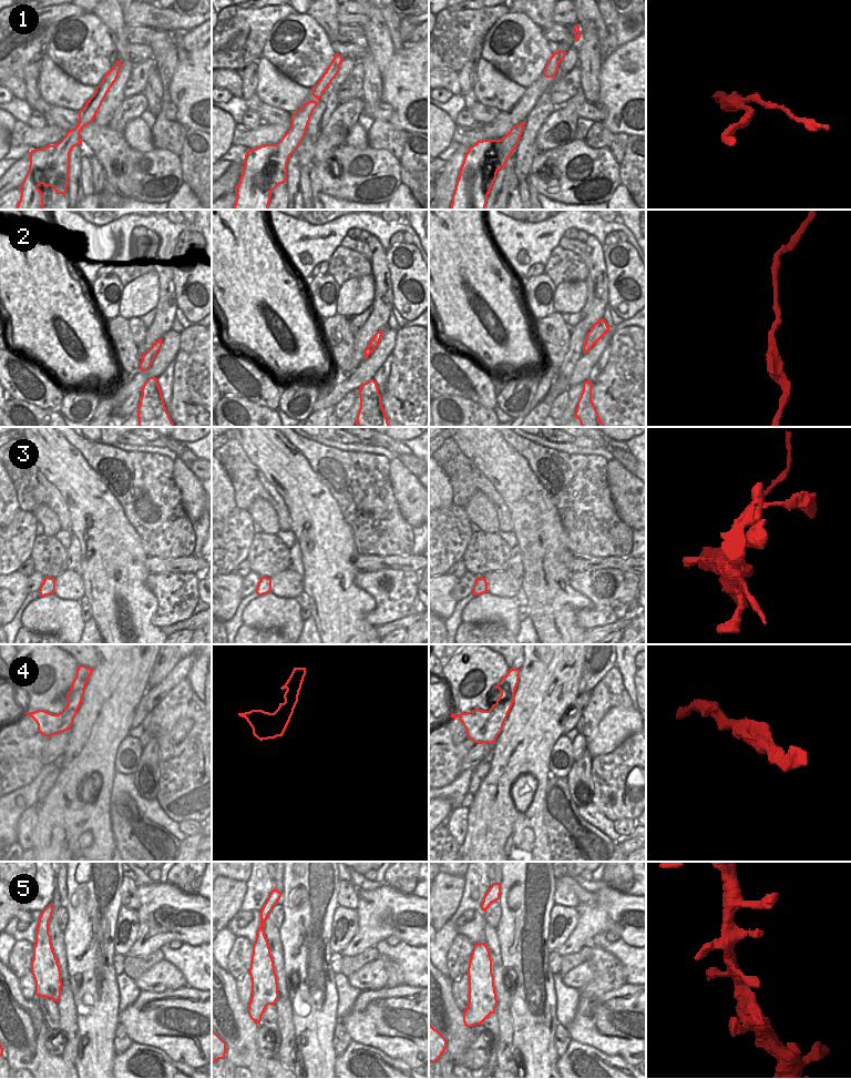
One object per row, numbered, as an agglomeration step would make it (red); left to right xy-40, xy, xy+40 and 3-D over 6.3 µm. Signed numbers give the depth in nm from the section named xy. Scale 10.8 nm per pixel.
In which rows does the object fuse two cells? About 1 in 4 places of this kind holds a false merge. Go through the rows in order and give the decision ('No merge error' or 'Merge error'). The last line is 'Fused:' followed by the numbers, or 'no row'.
1: Merge error
2: No merge error
3: Merge error
4: No merge error
5: No merge error
Fused: 1, 3.

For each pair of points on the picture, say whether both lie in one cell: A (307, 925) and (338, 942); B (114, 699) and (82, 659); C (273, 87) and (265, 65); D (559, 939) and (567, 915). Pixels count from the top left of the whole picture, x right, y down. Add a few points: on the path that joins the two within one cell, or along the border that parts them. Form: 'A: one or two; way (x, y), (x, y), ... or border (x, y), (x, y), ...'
A: two; border (335, 913), (331, 919), (331, 952)
B: two; border (98, 655), (98, 662), (93, 669)
C: one; way (270, 81), (267, 71)
D: one; way (563, 933), (571, 924), (571, 920)

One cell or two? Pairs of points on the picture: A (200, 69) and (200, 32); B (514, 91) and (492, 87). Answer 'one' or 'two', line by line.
A: two
B: one

